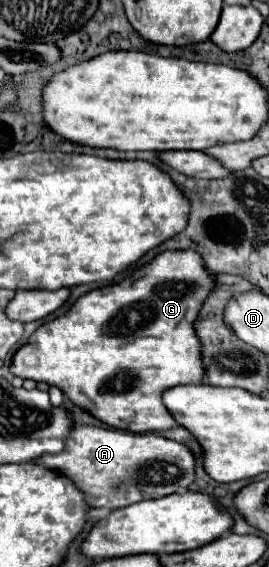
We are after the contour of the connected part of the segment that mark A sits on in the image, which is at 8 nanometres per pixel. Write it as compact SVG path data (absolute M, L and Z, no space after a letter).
M75 425L67 437L67 449L55 457L39 459L41 465L59 469L75 481L91 501L91 507L127 507L145 499L159 499L171 493L187 491L195 481L195 455L183 443L155 433L135 435L129 431L103 429L93 425Z

